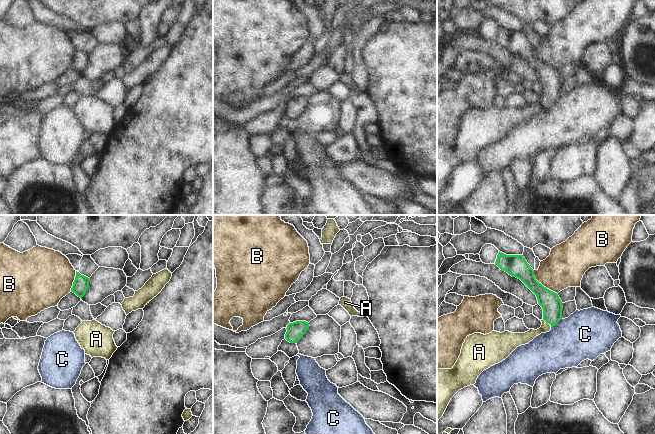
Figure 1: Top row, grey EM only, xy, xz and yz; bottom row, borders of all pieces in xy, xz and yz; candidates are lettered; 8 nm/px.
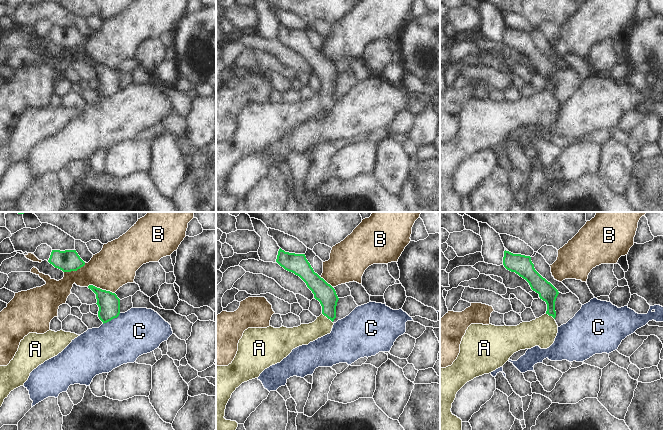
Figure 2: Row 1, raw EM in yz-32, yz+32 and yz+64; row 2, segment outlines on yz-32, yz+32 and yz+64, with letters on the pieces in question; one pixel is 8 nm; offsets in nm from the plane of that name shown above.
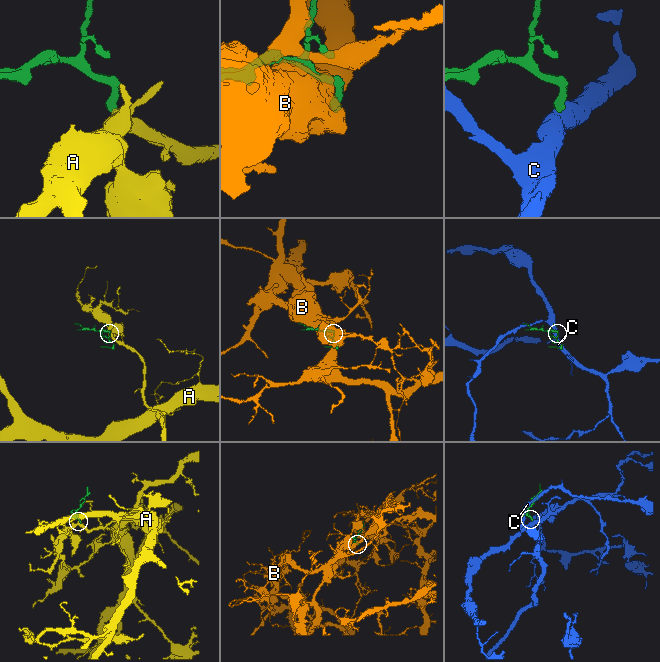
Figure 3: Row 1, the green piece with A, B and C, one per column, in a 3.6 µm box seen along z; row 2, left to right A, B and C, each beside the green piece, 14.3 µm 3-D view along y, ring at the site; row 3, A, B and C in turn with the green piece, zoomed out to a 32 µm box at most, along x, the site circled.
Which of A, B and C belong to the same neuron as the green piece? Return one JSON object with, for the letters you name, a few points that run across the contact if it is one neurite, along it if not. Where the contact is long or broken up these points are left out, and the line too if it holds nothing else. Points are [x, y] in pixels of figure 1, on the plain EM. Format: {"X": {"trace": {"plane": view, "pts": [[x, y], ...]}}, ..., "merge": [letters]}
{"A": {"trace": {"plane": "yz", "pts": [[550, 78], [547, 98], [539, 107], [521, 114]]}}, "merge": ["A"]}

